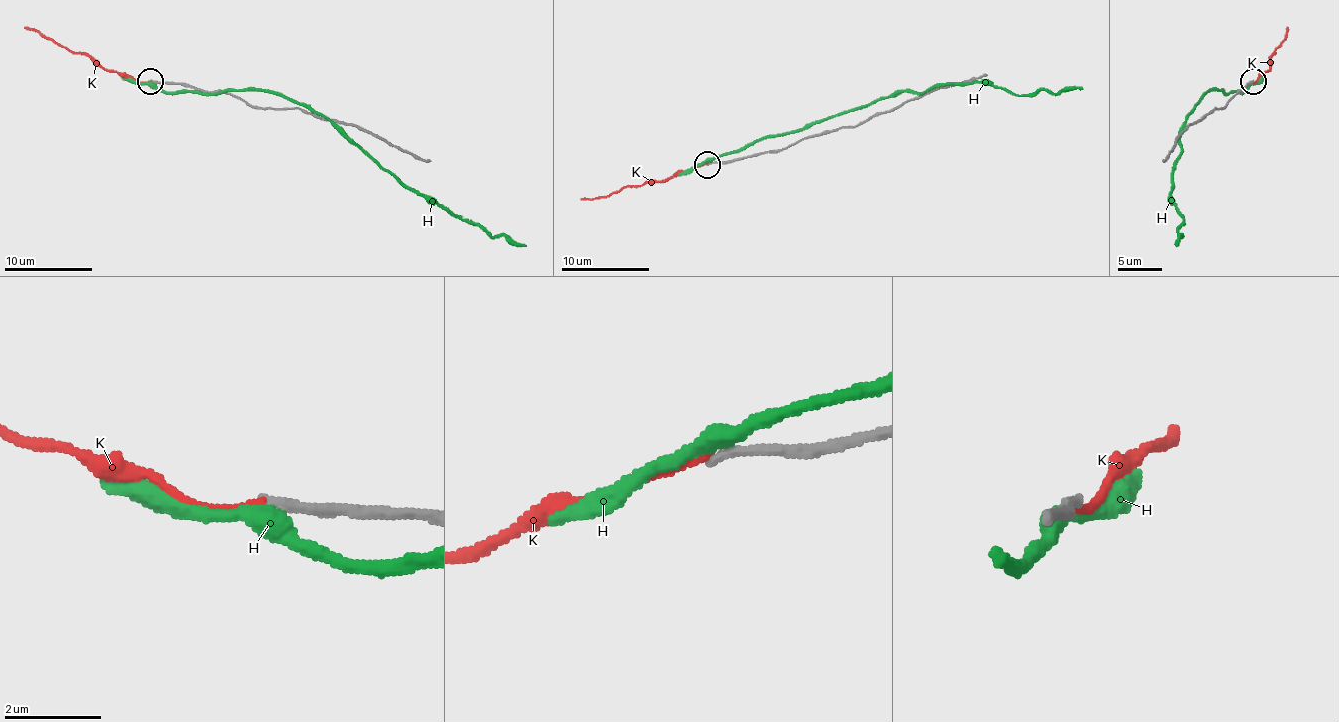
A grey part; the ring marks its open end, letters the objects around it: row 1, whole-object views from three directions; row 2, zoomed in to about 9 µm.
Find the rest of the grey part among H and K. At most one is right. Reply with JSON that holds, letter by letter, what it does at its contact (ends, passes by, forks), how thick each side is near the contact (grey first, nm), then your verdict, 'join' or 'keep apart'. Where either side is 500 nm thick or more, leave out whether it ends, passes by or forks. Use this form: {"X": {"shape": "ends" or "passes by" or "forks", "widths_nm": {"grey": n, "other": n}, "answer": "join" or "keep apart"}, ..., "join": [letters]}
{"H": {"shape": "passes by", "widths_nm": {"grey": 240, "other": 360}, "answer": "keep apart"}, "K": {"shape": "ends", "widths_nm": {"grey": 200, "other": 160}, "answer": "keep apart"}, "join": []}

